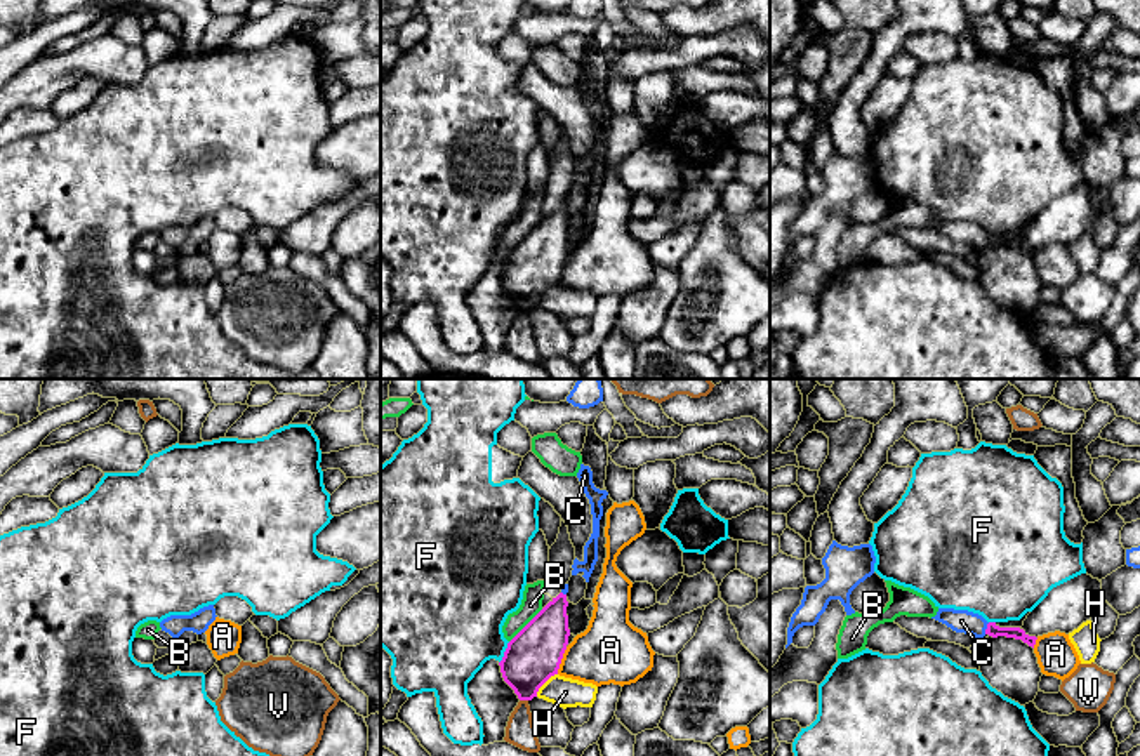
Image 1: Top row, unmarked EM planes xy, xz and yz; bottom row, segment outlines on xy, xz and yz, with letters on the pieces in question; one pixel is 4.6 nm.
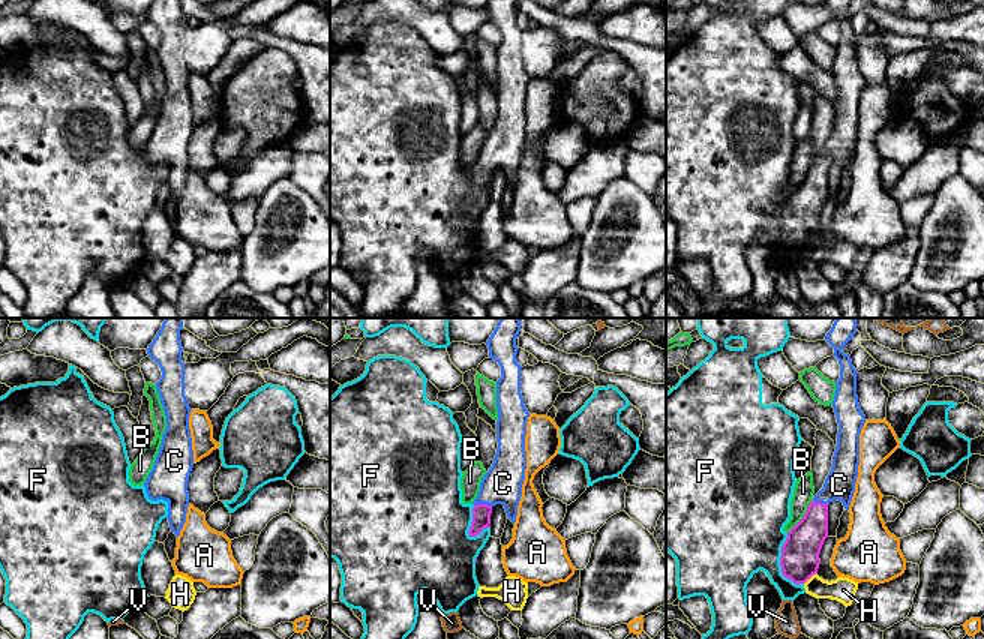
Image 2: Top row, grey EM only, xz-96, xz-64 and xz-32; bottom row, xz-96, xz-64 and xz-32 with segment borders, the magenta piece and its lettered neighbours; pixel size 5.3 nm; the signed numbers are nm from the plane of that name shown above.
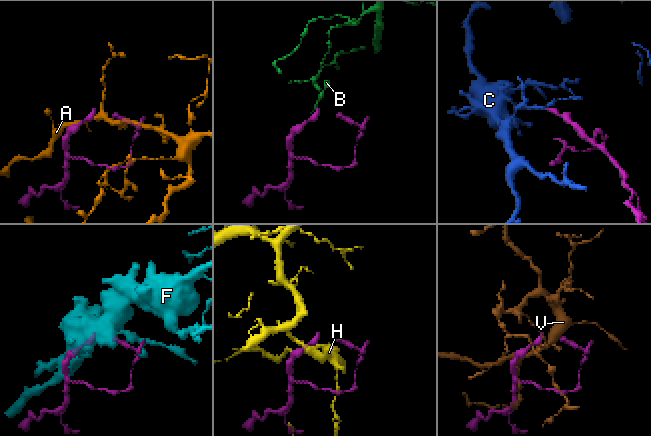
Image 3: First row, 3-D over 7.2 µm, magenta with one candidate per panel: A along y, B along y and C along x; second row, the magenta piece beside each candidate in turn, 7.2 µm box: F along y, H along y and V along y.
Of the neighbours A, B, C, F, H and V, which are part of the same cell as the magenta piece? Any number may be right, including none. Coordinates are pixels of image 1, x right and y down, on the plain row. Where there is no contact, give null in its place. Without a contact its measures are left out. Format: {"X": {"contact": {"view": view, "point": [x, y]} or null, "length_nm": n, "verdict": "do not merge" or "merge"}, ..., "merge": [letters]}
{"A": {"contact": {"view": "xz", "point": [560, 271]}, "length_nm": 140, "verdict": "do not merge"}, "B": {"contact": {"view": "xz", "point": [525, 237]}, "length_nm": 220, "verdict": "do not merge"}, "C": {"contact": {"view": "yz", "point": [987, 238]}, "length_nm": 60, "verdict": "merge"}, "F": {"contact": {"view": "xz", "point": [504, 263]}, "length_nm": 120, "verdict": "do not merge"}, "H": {"contact": {"view": "xz", "point": [544, 292]}, "length_nm": 150, "verdict": "do not merge"}, "V": {"contact": {"view": "xz", "point": [523, 310]}, "length_nm": 40, "verdict": "do not merge"}, "merge": ["C"]}

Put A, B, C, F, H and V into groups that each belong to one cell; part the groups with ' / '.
A / B / C / F / H / V

